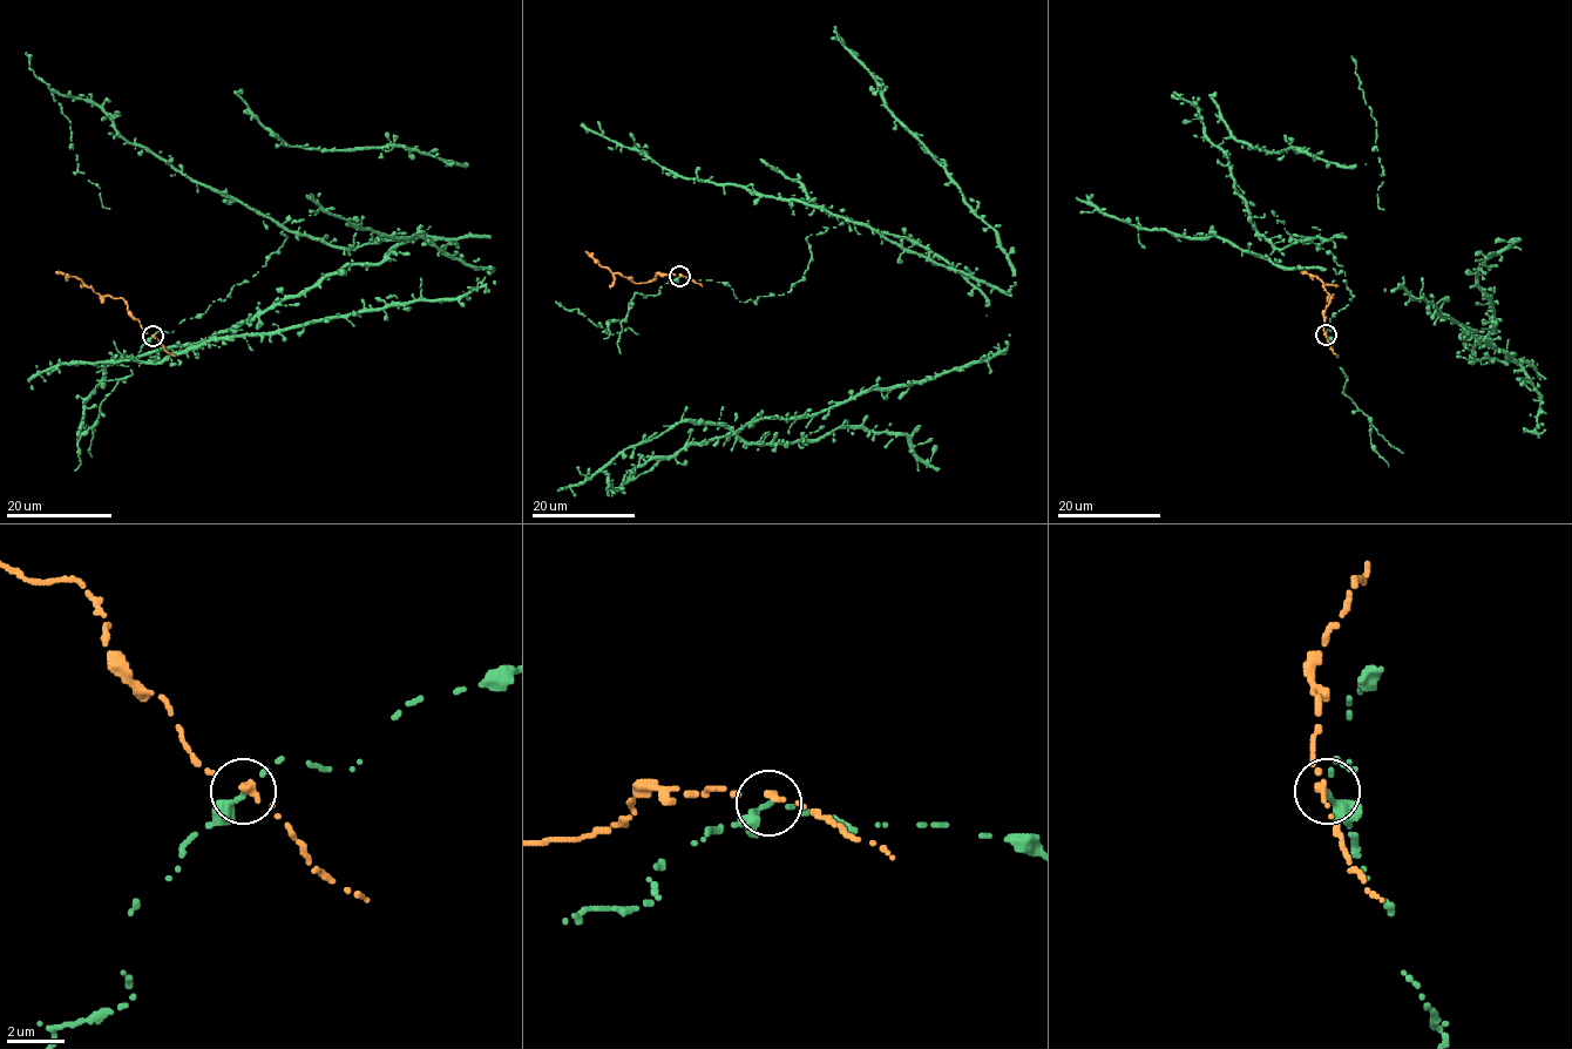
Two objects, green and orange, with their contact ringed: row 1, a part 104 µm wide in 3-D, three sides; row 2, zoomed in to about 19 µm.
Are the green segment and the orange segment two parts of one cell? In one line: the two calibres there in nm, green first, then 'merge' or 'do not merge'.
240/190 nm | do not merge

